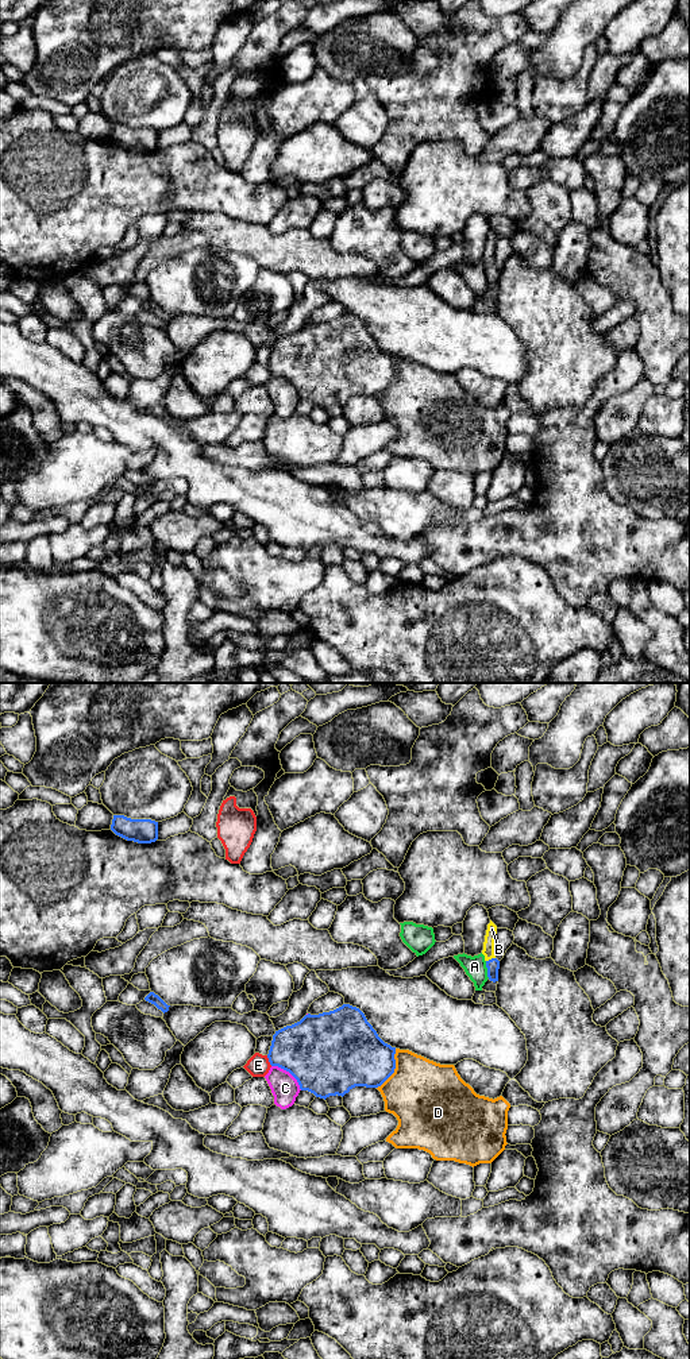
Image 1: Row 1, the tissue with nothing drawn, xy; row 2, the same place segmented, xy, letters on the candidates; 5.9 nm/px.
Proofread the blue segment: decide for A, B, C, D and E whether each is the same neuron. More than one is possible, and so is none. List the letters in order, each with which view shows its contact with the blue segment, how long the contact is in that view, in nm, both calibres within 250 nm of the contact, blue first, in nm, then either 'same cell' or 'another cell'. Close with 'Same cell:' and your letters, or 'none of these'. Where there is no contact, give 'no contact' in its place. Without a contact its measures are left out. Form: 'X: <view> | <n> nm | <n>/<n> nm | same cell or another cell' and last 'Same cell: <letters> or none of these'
A: xy | 110 nm | 80/130 nm | another cell
B: xy | 60 nm | 80/70 nm | same cell
C: xy | 240 nm | 480/160 nm | another cell
D: xy | 260 nm | 360/420 nm | another cell
E: xy | 70 nm | 360/140 nm | another cell
Same cell: B

